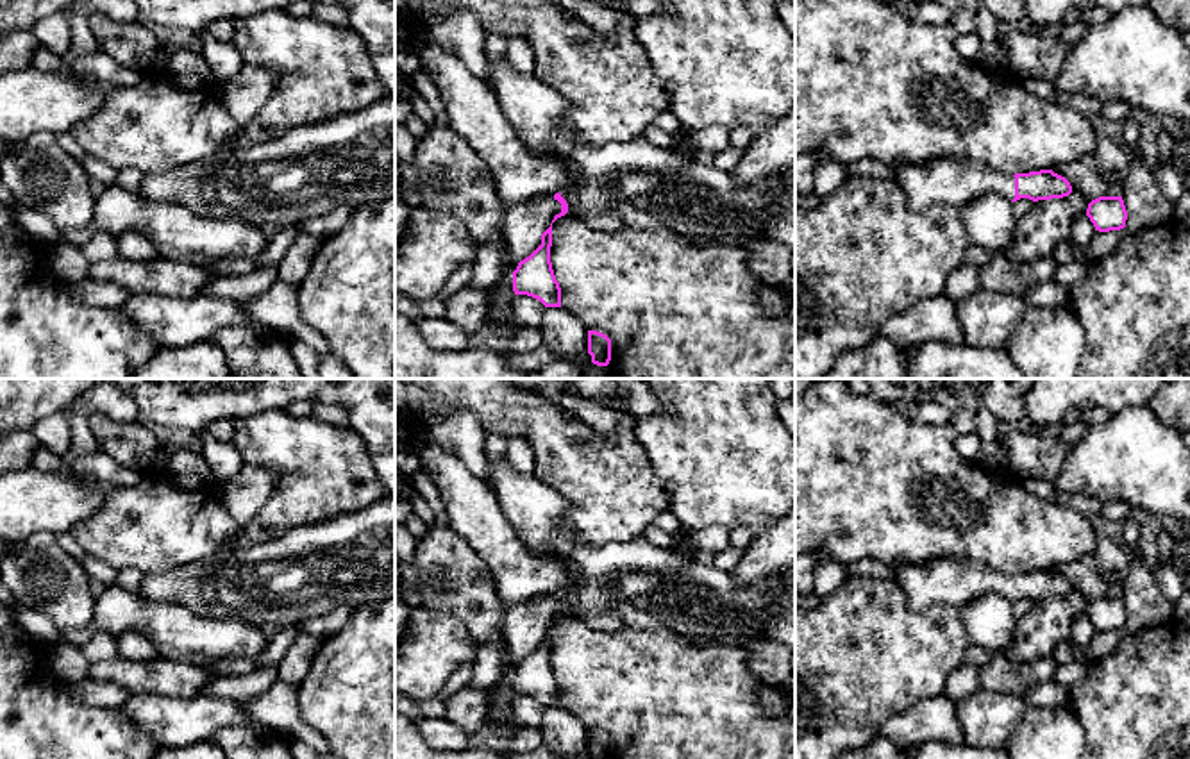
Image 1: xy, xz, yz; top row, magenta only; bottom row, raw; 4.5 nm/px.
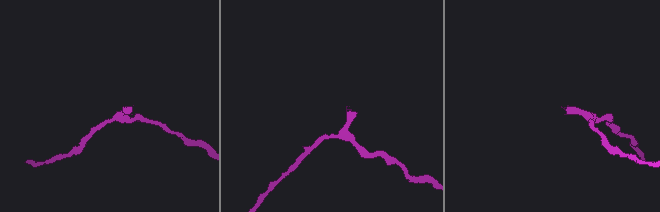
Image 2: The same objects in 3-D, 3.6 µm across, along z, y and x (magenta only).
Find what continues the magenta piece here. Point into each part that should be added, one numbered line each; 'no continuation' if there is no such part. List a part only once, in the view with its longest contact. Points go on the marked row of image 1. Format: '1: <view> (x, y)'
1: yz (953, 181)

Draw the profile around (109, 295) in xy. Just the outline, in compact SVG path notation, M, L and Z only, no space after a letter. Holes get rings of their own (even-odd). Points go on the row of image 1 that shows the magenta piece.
M82 280L79 284L70 284L66 289L79 300L107 309L120 309L130 296L130 293L113 282Z

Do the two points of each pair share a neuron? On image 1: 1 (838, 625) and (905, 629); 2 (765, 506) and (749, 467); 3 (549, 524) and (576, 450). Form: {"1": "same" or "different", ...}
{"1": "same", "2": "same", "3": "different"}

